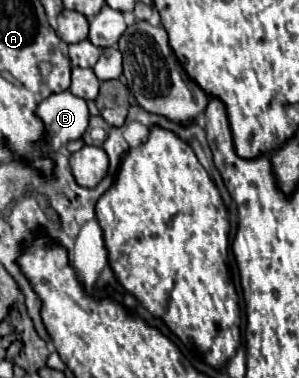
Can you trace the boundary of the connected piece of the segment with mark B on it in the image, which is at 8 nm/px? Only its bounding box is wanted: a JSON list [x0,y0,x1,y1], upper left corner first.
[37,91,89,151]

